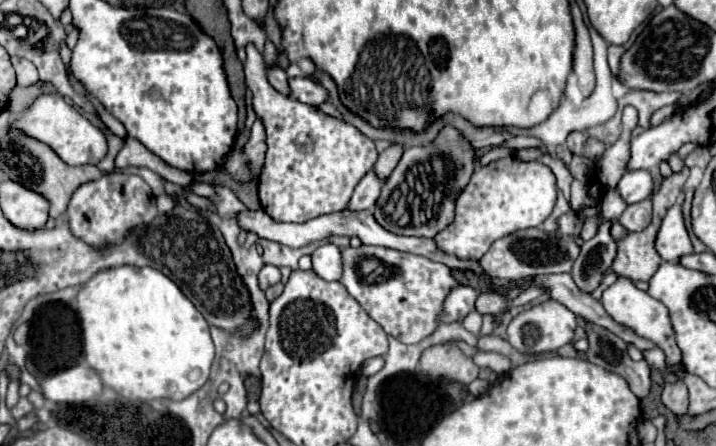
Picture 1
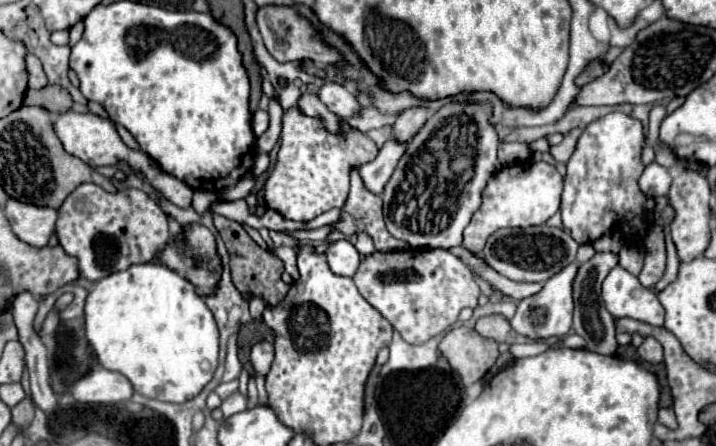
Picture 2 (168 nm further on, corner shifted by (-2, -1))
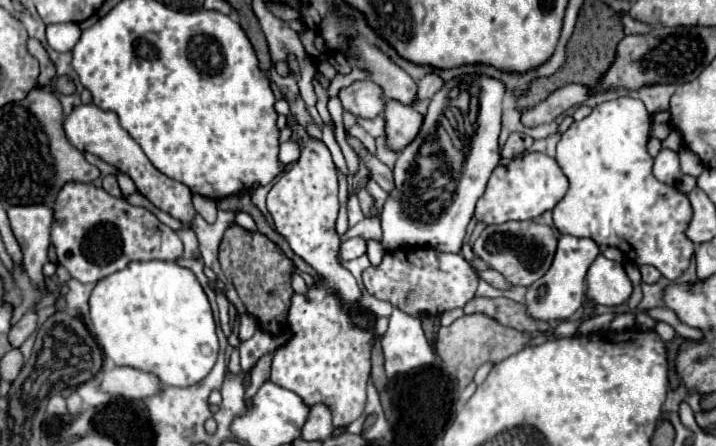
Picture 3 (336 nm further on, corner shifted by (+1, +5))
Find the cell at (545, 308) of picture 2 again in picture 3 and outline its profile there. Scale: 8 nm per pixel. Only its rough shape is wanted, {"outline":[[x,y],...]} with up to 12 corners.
{"outline":[[560,235],[526,291],[532,317],[568,319],[584,301],[592,239]]}

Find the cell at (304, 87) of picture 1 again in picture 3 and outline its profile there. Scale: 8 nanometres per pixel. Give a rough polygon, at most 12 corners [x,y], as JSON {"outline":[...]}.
{"outline":[[374,81],[340,91],[344,111],[374,119],[384,113],[384,91]]}

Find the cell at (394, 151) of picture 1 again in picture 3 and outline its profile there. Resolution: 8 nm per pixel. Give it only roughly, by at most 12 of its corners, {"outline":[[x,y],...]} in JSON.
{"outline":[[436,73],[418,81],[420,101],[430,99],[444,85]]}

